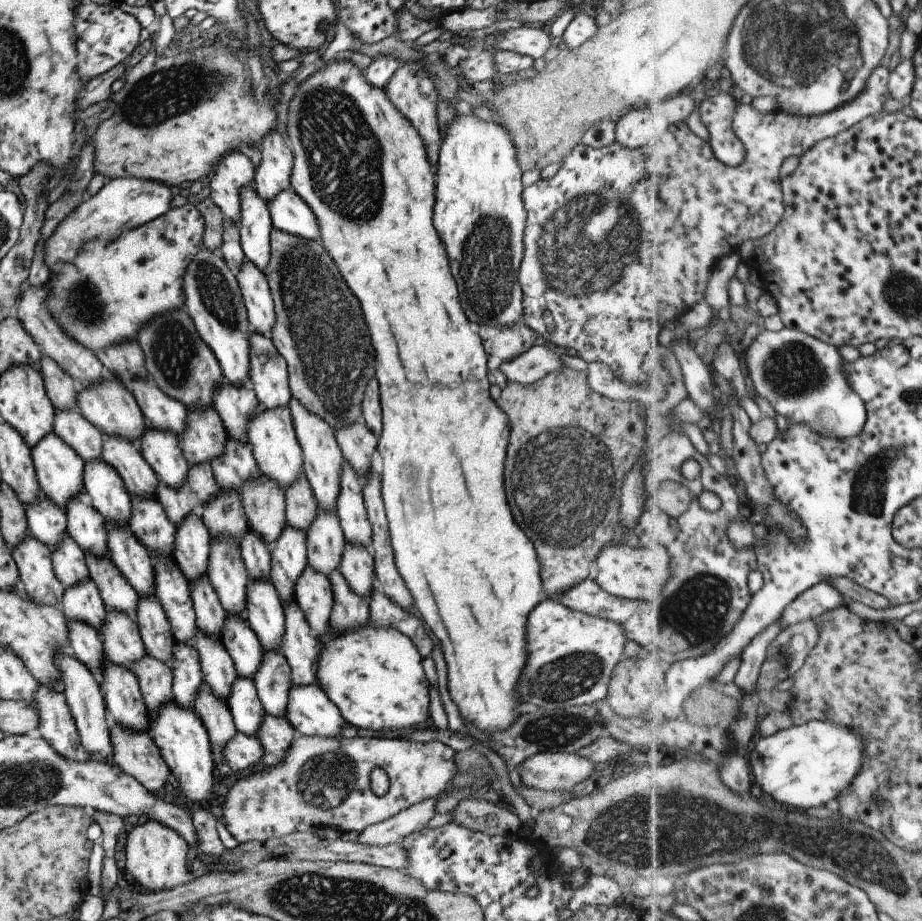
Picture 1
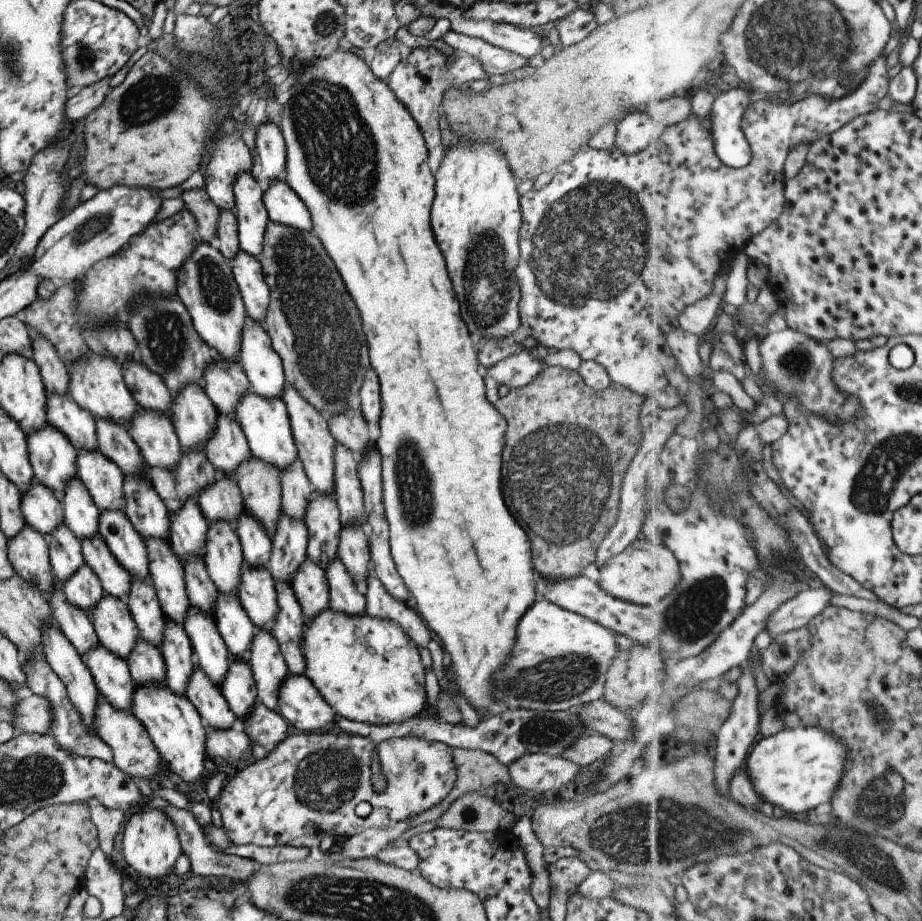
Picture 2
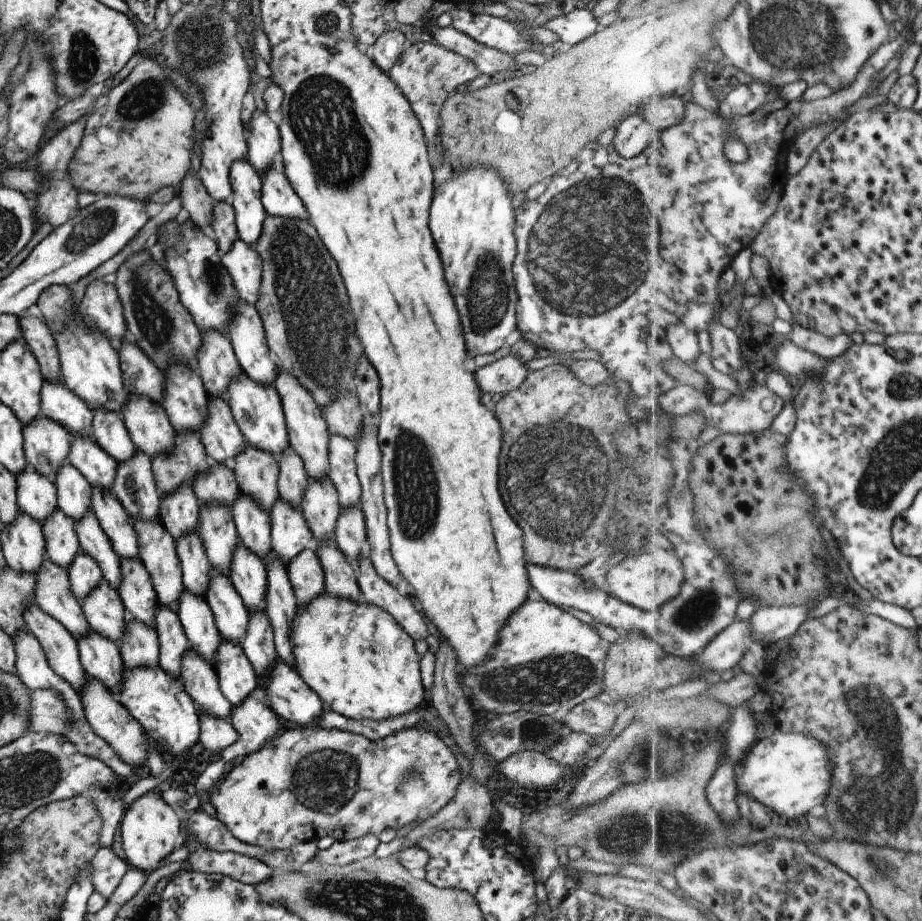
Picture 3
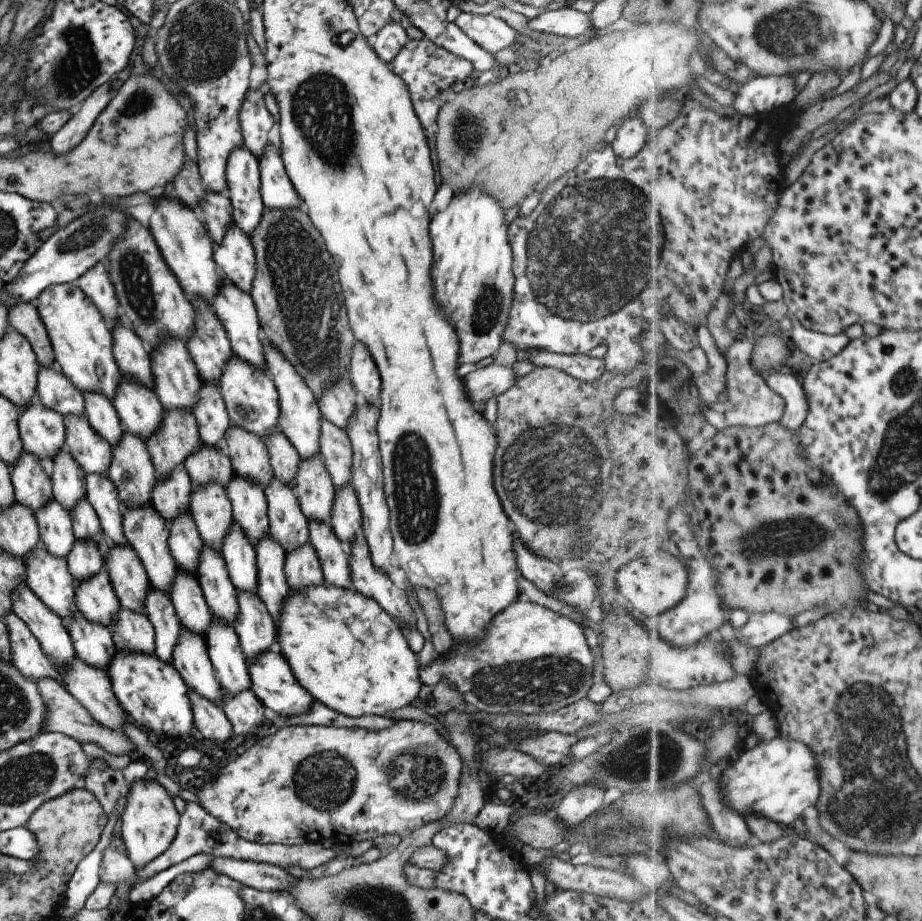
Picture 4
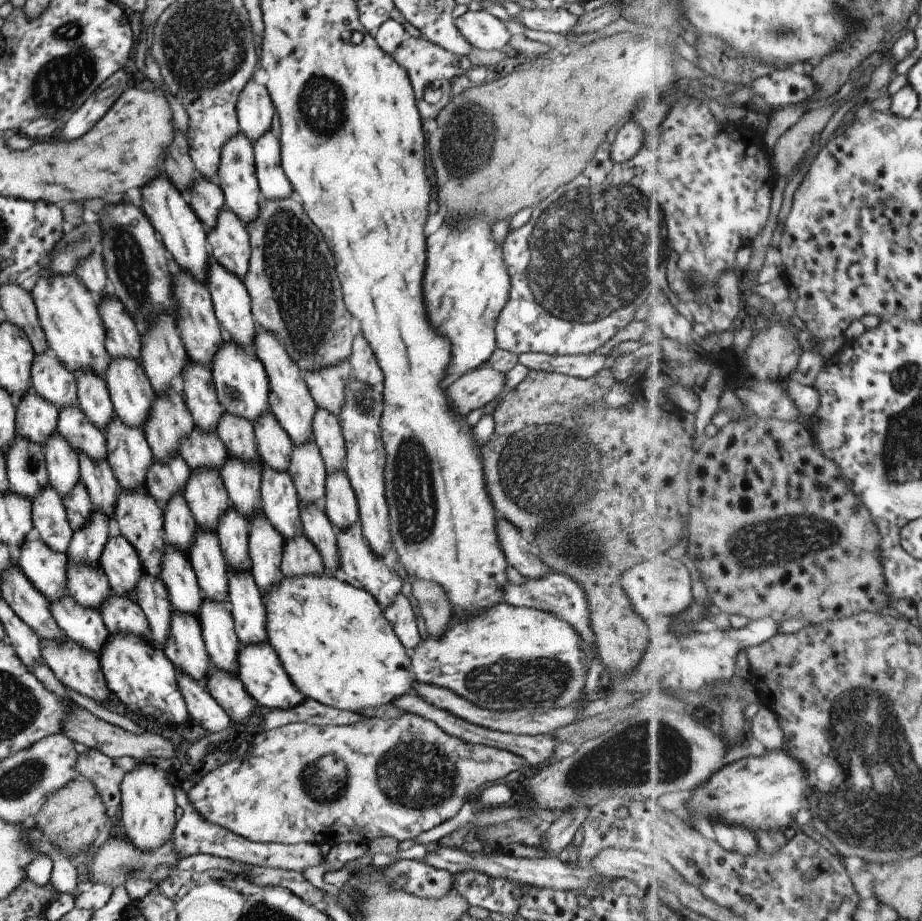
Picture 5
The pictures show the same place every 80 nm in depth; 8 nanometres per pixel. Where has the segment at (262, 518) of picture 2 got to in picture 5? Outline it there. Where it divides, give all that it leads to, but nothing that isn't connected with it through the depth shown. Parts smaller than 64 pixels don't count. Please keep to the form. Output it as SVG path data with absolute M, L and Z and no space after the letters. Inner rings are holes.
M223 410L215 423L214 433L221 439L229 456L259 463L260 472L265 467L258 456L252 424L245 417L238 417Z

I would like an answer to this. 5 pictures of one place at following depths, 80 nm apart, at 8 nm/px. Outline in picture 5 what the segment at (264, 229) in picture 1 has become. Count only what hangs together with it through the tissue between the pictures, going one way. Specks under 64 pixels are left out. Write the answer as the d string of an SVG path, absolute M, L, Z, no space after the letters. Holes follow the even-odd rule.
M241 131L235 133L221 146L220 161L214 179L221 189L224 206L231 209L243 224L247 224L256 217L258 200L261 196L253 155L250 140Z

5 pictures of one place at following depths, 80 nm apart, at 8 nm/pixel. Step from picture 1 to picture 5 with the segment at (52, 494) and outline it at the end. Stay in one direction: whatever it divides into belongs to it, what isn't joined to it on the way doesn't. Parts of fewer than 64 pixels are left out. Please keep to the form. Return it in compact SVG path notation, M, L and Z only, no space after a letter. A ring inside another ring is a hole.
M31 389L15 402L15 434L42 446L51 433L57 433L58 410L51 403Z

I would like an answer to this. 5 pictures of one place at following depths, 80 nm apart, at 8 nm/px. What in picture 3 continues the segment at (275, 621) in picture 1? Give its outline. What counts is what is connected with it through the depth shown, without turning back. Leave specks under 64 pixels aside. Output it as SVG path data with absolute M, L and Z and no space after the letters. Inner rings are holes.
M238 542L231 553L227 576L247 611L263 611L266 583L263 560Z

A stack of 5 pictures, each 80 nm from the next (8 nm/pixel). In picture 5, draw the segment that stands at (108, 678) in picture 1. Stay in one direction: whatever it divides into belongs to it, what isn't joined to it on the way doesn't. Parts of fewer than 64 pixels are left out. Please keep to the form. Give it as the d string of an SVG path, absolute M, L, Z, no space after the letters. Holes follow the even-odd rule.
M69 593L48 601L48 607L62 634L98 657L101 645L109 636L99 613L77 604Z

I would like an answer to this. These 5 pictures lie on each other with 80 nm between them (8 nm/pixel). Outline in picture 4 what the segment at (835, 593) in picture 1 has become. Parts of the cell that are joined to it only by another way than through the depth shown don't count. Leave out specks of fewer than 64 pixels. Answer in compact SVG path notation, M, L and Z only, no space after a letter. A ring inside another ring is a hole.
M772 612L751 615L743 628L735 630L736 637L754 649L760 649L791 632L795 628L792 619L793 617Z

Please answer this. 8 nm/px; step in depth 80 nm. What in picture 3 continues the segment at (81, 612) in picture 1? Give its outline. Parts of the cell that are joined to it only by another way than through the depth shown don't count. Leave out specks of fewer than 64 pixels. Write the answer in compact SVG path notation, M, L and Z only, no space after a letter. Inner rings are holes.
M81 550L75 553L66 571L72 595L77 600L87 596L102 579L102 572L97 562Z

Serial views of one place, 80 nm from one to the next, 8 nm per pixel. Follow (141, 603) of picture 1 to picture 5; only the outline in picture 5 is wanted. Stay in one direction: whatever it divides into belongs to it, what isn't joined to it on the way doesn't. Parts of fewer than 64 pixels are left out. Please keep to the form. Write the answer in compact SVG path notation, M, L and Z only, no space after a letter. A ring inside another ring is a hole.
M111 536L105 541L97 564L105 573L111 592L124 597L133 596L143 568L137 551L124 536Z

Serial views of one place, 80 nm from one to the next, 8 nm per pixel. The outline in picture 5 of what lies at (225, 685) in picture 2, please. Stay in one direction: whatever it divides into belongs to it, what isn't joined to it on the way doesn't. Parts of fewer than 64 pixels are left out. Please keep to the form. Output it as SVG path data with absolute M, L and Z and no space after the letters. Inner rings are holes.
M201 599L196 614L211 666L236 676L236 652L239 646L227 602Z

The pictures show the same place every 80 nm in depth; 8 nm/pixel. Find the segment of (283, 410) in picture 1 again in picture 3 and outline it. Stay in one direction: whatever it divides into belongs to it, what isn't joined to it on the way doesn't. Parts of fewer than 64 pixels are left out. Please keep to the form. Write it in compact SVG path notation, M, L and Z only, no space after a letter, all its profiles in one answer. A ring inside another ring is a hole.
M239 373L228 380L224 394L232 419L238 426L245 443L263 449L265 453L275 457L279 456L283 449L289 448L282 406L274 385L269 383L263 386L251 380L245 373Z

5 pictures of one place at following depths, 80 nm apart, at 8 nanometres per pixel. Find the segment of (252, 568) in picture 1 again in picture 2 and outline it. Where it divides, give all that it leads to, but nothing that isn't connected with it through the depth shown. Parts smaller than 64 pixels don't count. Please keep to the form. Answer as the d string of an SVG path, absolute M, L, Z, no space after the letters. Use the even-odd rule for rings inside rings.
M243 510L238 514L233 529L239 539L244 564L249 567L264 567L271 550L271 536L264 526Z

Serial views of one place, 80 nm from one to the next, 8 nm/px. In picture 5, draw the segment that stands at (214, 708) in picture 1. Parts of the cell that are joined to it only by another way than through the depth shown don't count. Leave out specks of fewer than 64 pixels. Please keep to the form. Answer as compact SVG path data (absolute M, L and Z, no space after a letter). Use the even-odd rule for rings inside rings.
M173 610L168 620L167 636L160 649L177 671L187 673L194 681L201 683L206 681L206 672L211 666L209 666L208 656L204 649L199 621L195 615Z

